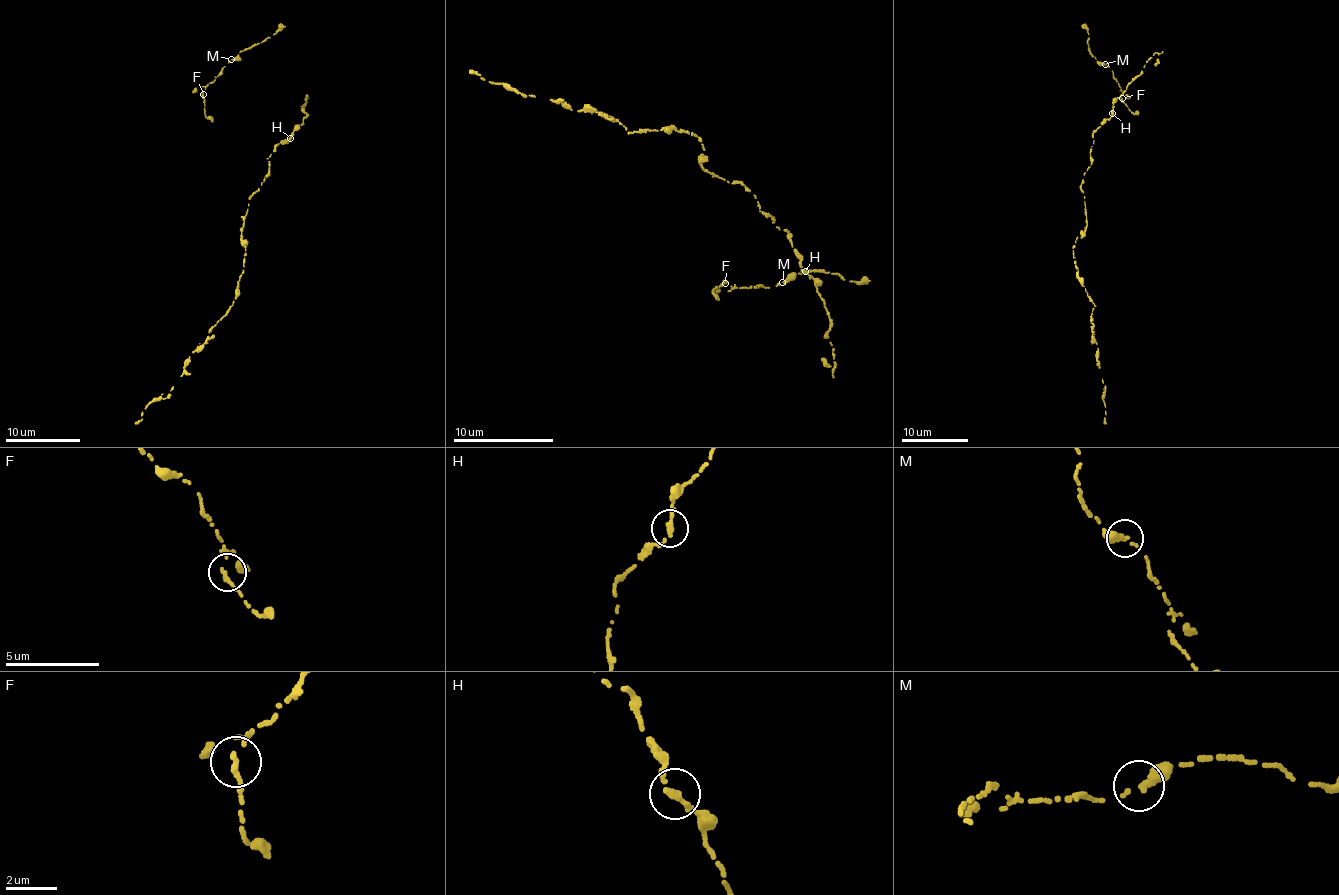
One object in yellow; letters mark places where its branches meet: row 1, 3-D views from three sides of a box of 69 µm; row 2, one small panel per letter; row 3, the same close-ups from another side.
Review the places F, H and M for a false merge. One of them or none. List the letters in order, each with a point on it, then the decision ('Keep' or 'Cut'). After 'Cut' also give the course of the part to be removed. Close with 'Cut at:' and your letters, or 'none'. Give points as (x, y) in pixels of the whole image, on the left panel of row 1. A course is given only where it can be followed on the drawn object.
F: Place: (203, 94). Keep
H: Place: (290, 138). Keep
M: Place: (231, 59). Keep
Cut at: none

